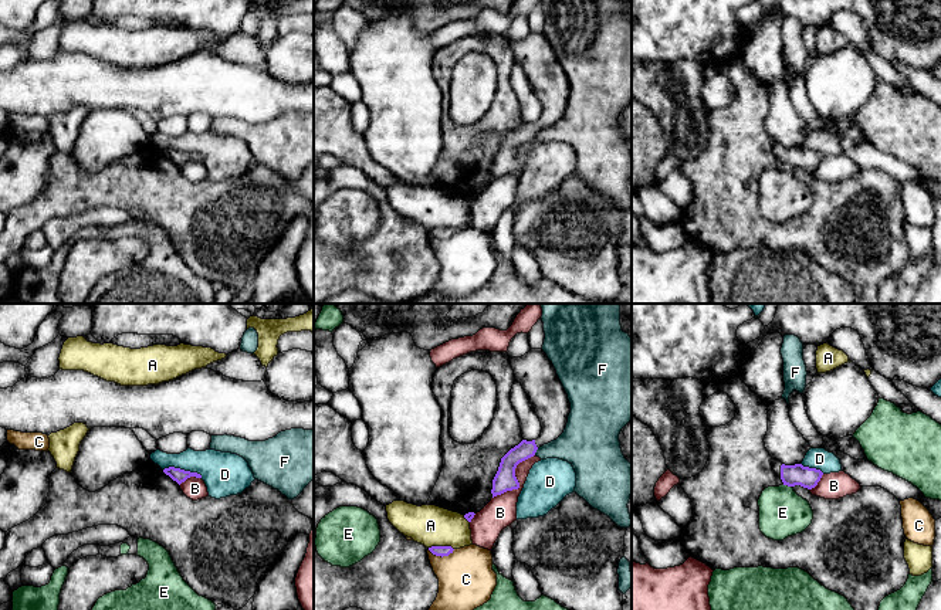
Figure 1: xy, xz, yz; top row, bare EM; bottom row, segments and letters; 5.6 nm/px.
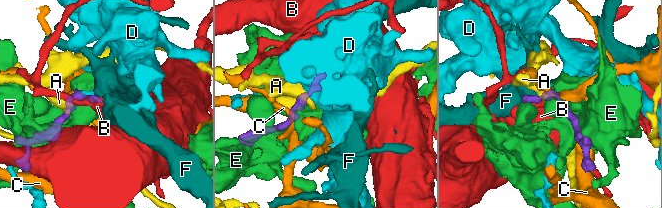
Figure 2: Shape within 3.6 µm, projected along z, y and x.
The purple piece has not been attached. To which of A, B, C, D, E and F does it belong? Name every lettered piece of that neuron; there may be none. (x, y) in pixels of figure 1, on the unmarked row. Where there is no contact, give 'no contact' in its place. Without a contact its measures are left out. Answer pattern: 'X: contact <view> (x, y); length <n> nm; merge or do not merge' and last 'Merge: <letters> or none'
A: contact xz (442, 229); length 140 nm; do not merge
B: contact xz (517, 163); length 340 nm; do not merge
C: contact xz (442, 239); length 160 nm; do not merge
D: contact xy (183, 152); length 220 nm; do not merge
E: contact yz (788, 168); length 50 nm; do not merge
F: contact xz (535, 134); length 50 nm; do not merge
Merge: none

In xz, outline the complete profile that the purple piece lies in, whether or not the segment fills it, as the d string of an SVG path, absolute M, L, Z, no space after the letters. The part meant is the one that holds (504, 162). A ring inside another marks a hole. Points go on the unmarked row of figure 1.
M531 31L521 40L510 40L510 45L515 62L525 72L541 104L542 112L536 122L522 122L501 140L492 162L492 180L519 170L515 159L517 148L534 139L544 126L556 122L563 115L571 95L568 77L542 31Z

